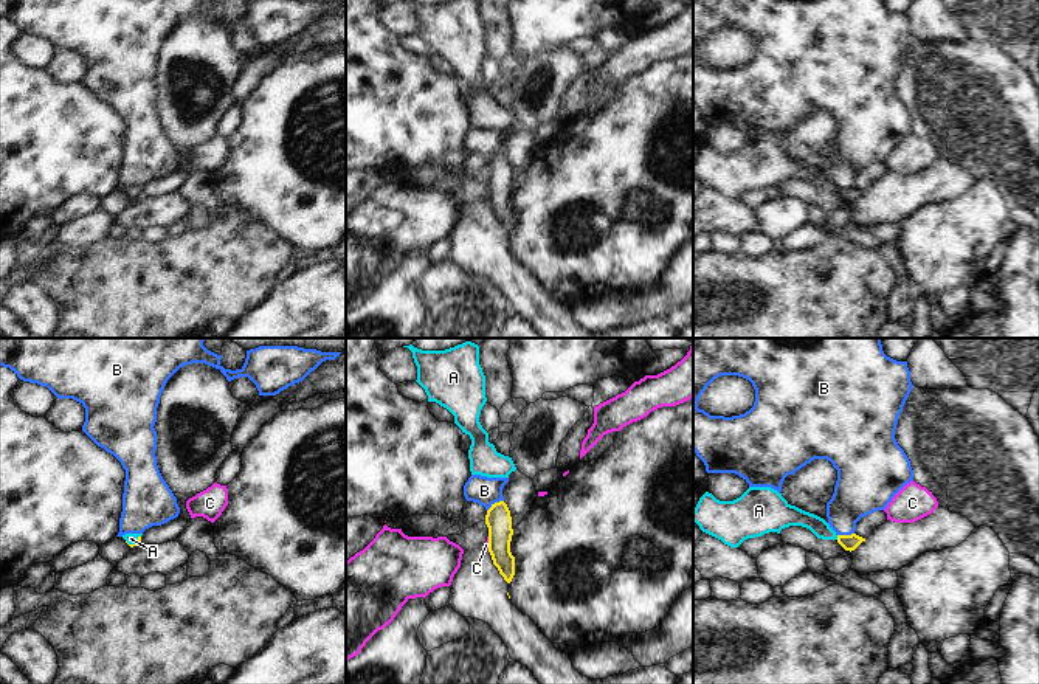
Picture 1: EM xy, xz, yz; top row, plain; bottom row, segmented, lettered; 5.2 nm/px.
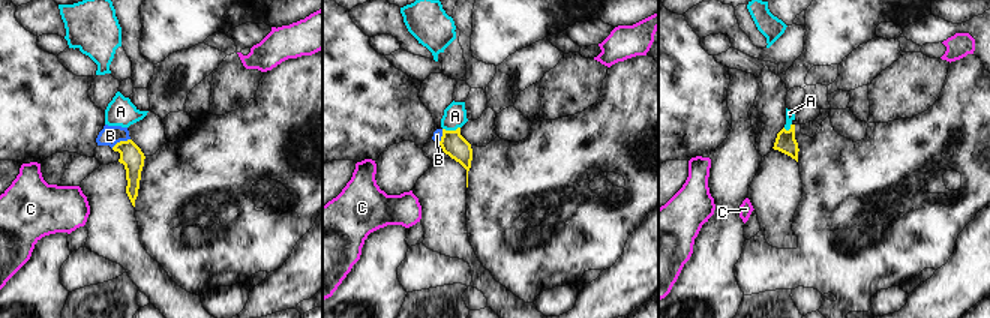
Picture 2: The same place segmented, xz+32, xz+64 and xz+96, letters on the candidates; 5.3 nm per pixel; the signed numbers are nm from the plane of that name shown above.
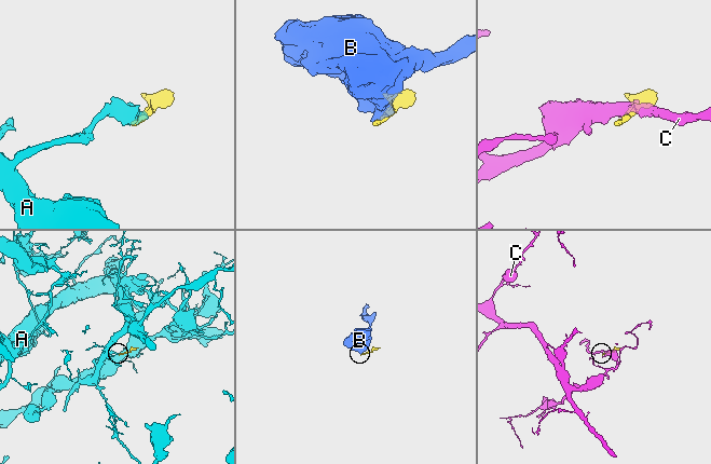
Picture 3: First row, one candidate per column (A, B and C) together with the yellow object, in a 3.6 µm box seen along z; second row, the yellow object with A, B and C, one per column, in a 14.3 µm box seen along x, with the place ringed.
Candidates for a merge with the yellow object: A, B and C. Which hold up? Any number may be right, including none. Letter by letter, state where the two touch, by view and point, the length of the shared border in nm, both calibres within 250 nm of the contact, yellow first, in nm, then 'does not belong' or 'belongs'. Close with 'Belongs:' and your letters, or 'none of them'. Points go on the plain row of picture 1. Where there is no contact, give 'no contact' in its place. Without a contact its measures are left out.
A: meets yellow in xy at (135, 196); contact 90 nm long; 20 nm thick on the yellow side, 60 nm on the other; belongs
B: meets yellow in xz at (495, 155); contact 110 nm long; 140 nm thick on the yellow side, 150 nm on the other; does not belong
C: meets yellow in xz at (489, 196); contact 70 nm long; 140 nm thick on the yellow side, 20 nm on the other; does not belong
Belongs: A

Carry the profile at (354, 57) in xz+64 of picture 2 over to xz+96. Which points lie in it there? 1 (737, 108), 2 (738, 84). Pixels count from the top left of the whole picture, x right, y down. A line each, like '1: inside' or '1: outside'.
1: outside
2: outside

